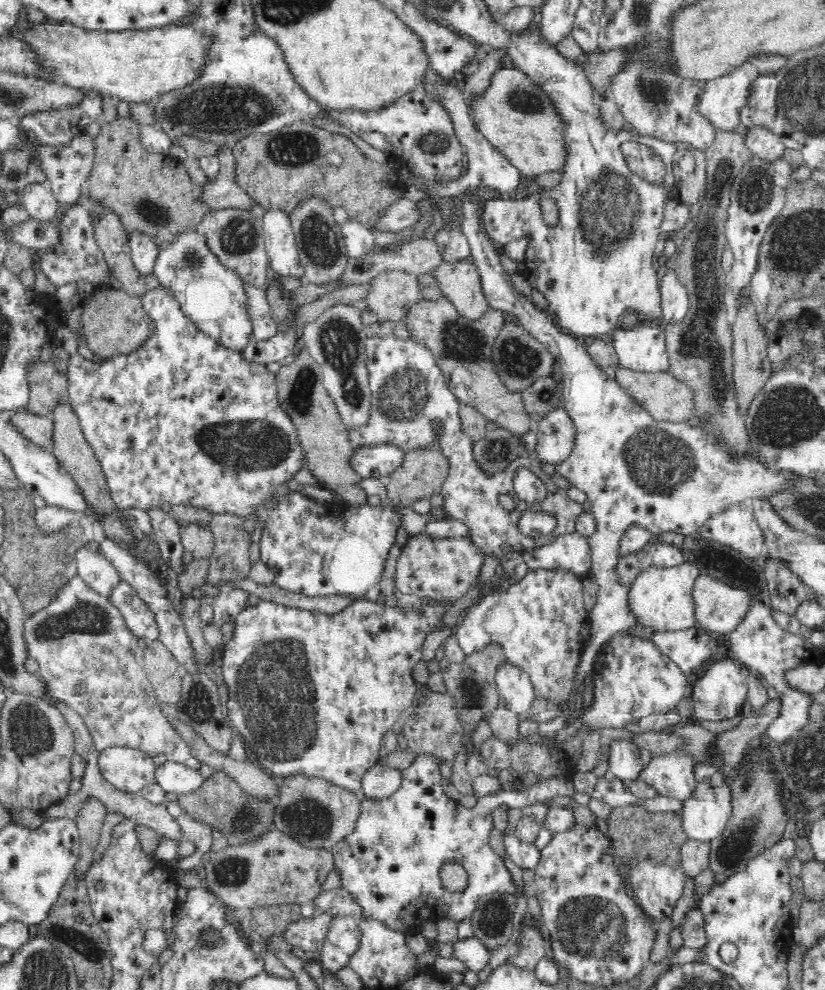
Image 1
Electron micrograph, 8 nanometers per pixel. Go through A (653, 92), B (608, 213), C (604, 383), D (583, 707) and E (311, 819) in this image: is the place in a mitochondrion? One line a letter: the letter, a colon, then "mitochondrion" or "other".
A: mitochondrion
B: mitochondrion
C: other
D: other
E: mitochondrion

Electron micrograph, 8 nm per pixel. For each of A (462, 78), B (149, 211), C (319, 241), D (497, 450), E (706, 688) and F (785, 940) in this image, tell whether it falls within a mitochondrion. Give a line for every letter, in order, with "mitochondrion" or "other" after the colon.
A: other
B: mitochondrion
C: mitochondrion
D: mitochondrion
E: other
F: other

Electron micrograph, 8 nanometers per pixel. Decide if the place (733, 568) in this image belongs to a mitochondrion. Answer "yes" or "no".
no

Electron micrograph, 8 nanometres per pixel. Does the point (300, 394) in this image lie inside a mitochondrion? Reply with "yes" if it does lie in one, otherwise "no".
yes

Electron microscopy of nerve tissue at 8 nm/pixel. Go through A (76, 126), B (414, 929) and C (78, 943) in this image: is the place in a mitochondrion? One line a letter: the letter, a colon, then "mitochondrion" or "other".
A: other
B: other
C: mitochondrion

